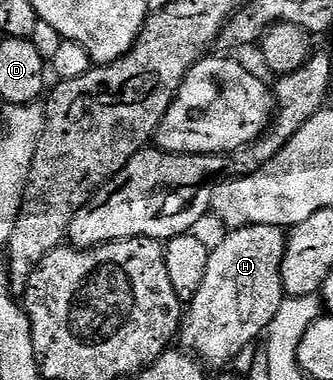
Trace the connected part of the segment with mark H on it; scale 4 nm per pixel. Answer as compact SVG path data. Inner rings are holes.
M249 224L246 227L240 227L229 231L229 235L218 245L214 244L209 257L209 262L207 269L205 269L205 278L203 278L202 285L198 289L194 297L188 302L186 311L183 314L183 318L180 322L180 340L183 341L187 338L187 331L227 331L227 353L232 358L234 355L240 351L246 343L252 343L266 332L270 323L279 312L280 307L284 303L285 296L283 293L283 286L281 285L280 277L280 265L281 261L284 259L284 245L286 243L286 232L284 228L277 226L265 226L265 225L255 225Z

